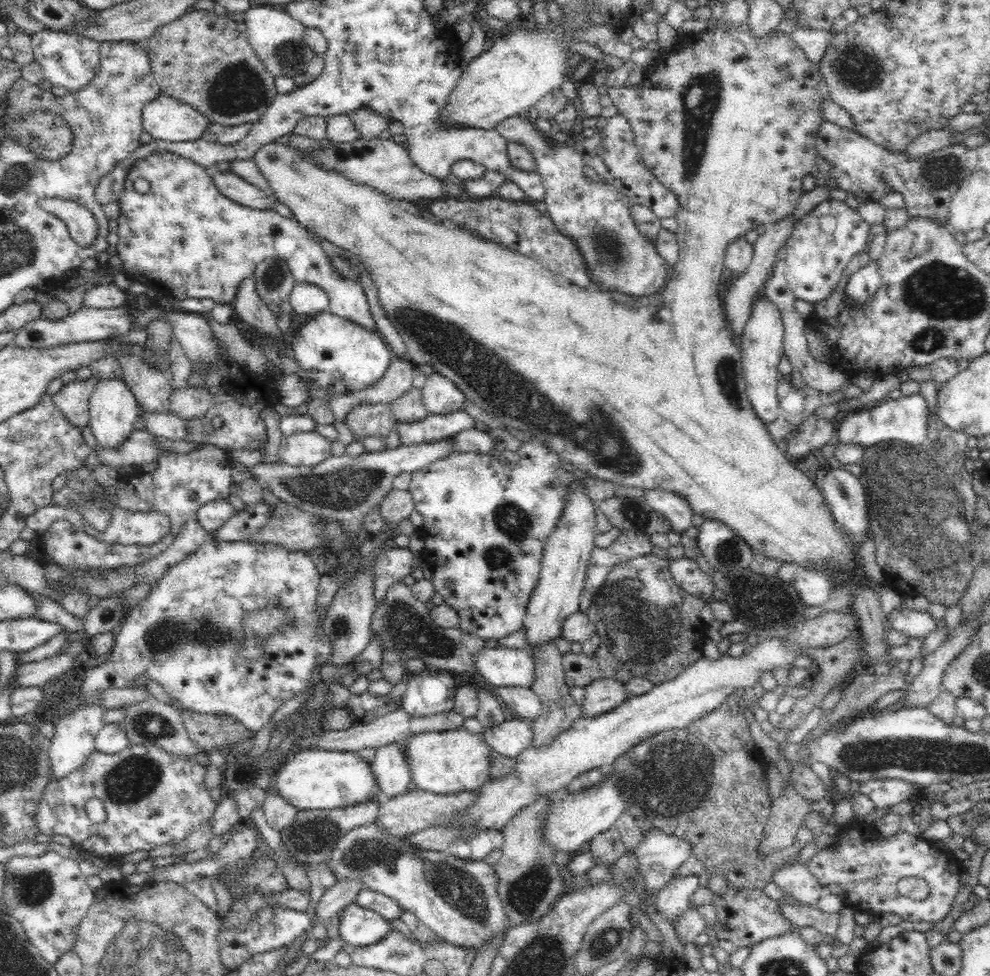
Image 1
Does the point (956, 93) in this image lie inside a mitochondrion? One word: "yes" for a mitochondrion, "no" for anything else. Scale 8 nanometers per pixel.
no

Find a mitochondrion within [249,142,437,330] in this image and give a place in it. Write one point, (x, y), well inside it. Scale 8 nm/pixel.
(273, 277)

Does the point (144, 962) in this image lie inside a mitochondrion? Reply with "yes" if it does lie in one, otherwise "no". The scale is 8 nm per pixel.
yes

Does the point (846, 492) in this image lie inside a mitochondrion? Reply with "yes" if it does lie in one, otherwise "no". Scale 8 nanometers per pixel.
yes

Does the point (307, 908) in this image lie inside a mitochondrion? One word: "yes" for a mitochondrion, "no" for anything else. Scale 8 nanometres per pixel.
no

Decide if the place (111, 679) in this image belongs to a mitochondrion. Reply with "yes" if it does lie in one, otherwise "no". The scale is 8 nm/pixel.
no

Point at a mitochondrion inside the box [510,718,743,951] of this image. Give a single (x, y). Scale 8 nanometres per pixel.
(669, 778)

